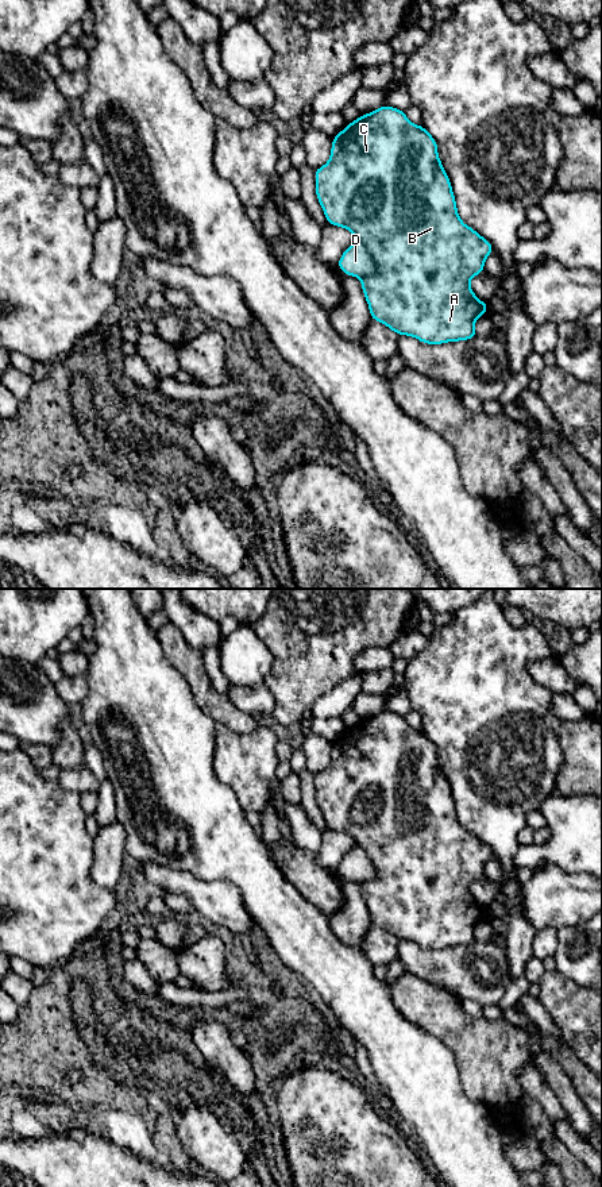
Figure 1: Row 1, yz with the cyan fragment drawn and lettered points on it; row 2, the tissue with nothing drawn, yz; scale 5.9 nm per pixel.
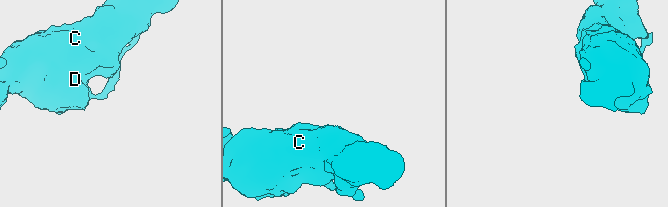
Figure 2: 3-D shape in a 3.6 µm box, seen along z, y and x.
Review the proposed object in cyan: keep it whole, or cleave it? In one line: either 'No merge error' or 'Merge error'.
No merge error

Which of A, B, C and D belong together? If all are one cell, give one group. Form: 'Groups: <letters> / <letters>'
Groups: A B C D

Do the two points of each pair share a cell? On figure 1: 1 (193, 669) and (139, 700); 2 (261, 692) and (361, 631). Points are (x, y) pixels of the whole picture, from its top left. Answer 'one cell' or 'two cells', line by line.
1: two cells
2: two cells

